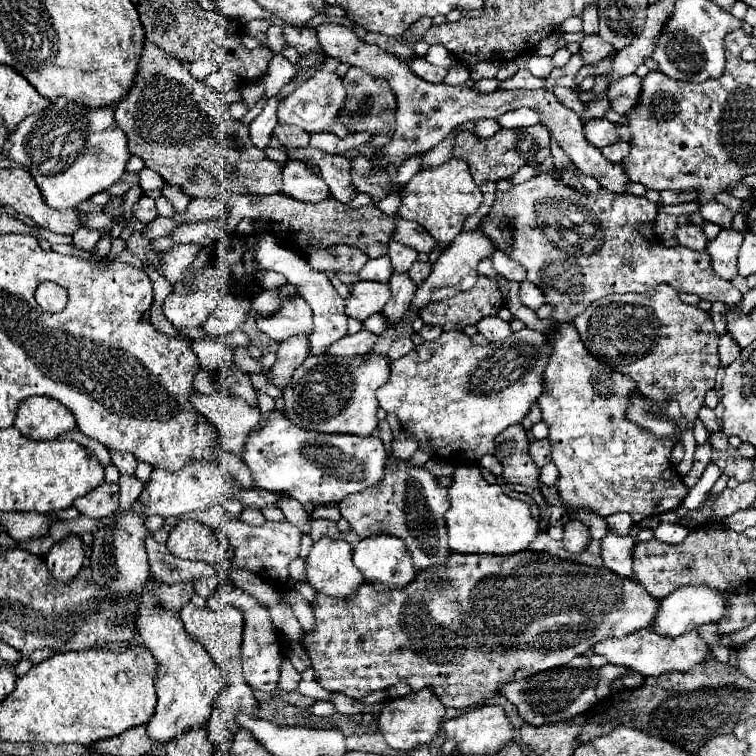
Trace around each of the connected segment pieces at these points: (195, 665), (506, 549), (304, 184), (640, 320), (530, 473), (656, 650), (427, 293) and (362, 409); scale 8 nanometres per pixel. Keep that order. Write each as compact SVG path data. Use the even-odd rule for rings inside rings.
M148 590L142 592L142 598L144 606L138 618L138 638L160 664L156 678L158 706L154 716L146 724L146 730L152 742L166 746L168 742L176 742L184 732L192 728L204 728L208 724L212 702L222 690L222 672L218 670L218 666L214 666L214 662L210 662L210 656L202 648L202 644L194 642L186 634L178 612L162 608L162 604Z
M476 466L456 468L450 486L450 502L446 528L452 552L510 556L524 552L538 534L538 522L530 514L530 506L518 498L502 494L498 484L488 484Z
M288 160L282 170L282 194L300 202L322 202L328 196L328 186L320 176L308 172L300 160Z
M656 286L654 290L648 290L646 294L616 294L616 302L608 304L590 304L584 314L574 318L574 326L588 348L588 352L604 360L608 366L612 366L616 372L622 372L626 376L632 376L634 382L638 384L640 392L646 394L646 398L654 402L670 402L676 400L680 404L680 412L686 418L688 426L682 434L682 444L685 452L679 464L675 466L680 474L687 474L694 462L696 441L694 438L694 420L698 418L698 410L704 404L704 394L716 386L716 370L720 366L720 356L718 356L718 334L714 330L714 322L708 312L684 304L678 298L678 292L672 286Z
M508 426L506 432L498 436L498 452L496 458L504 466L504 482L516 482L532 488L540 488L540 468L528 454L528 438L526 430L518 426Z
M644 628L640 632L634 632L626 638L622 638L622 640L614 638L610 642L600 642L594 648L594 652L602 654L610 664L632 668L648 678L648 676L662 676L666 672L690 672L692 668L696 668L698 664L708 660L710 648L702 640L702 636L698 636L698 632L684 634L682 638L658 638L658 634L650 634Z
M480 228L474 230L474 232L458 234L458 238L454 238L454 242L440 254L440 258L434 264L428 280L418 286L418 290L416 290L416 294L410 302L410 308L420 310L428 302L436 302L436 300L442 300L442 298L456 296L458 292L470 290L476 284L476 278L478 278L478 262L484 260L484 258L492 258L492 254L496 250L498 250L498 246Z
M310 356L300 364L286 384L284 412L300 428L320 434L370 436L378 426L376 390L388 382L390 364L386 356Z

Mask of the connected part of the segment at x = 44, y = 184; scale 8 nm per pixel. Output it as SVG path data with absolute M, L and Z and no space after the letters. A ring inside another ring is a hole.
M64 96L50 102L46 110L24 118L16 126L16 130L8 136L6 142L10 144L2 148L2 154L12 162L22 164L30 172L30 176L36 180L38 188L42 190L46 204L56 210L78 208L80 202L88 200L92 194L108 190L116 180L120 180L120 176L124 174L124 166L130 158L128 138L114 120L114 106L102 106L94 110L80 102L68 100Z

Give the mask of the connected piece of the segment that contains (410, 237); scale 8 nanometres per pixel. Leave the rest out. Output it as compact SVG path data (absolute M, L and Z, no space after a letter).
M398 220L398 230L394 232L394 240L424 254L430 254L438 248L438 242L434 242L434 238L430 238L428 232L422 226L418 226L418 222Z

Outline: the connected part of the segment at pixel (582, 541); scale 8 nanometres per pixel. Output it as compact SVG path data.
M570 520L566 526L564 526L564 538L562 538L562 544L568 552L572 554L580 554L588 548L592 536L588 532L588 528L578 522L578 520Z

